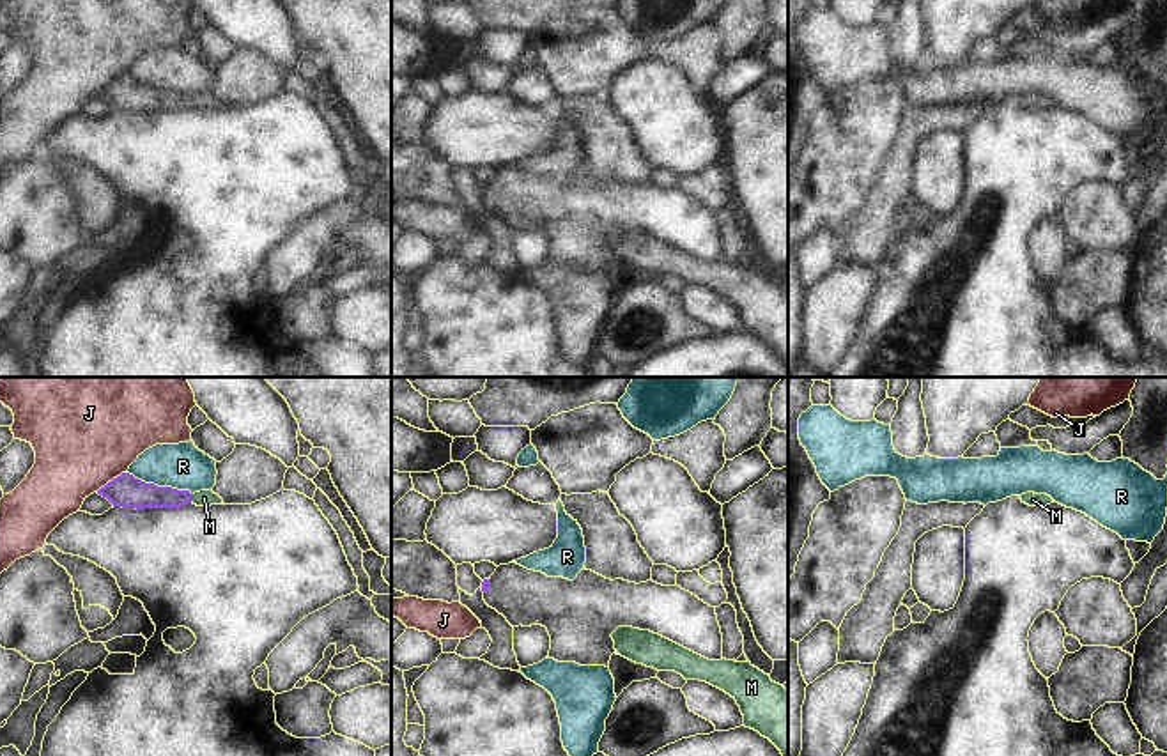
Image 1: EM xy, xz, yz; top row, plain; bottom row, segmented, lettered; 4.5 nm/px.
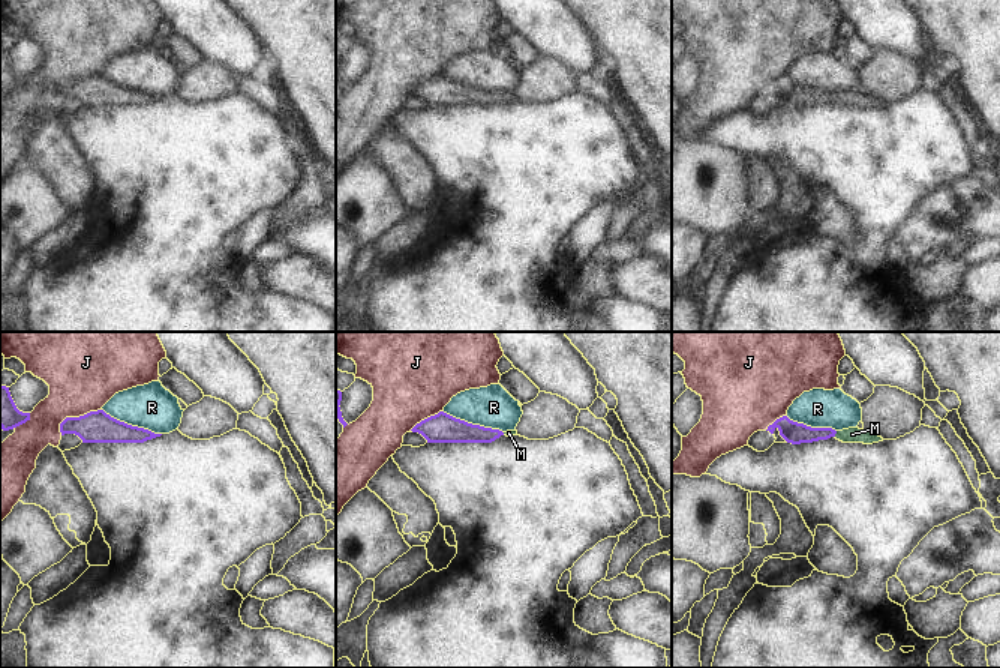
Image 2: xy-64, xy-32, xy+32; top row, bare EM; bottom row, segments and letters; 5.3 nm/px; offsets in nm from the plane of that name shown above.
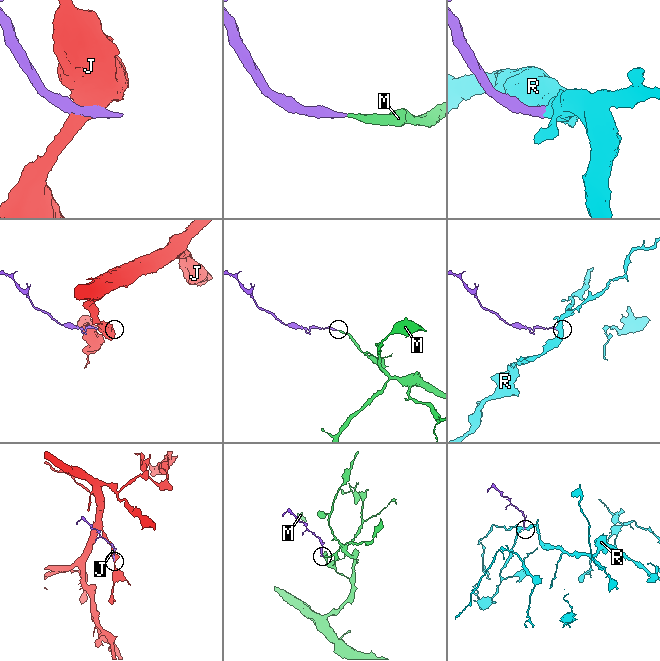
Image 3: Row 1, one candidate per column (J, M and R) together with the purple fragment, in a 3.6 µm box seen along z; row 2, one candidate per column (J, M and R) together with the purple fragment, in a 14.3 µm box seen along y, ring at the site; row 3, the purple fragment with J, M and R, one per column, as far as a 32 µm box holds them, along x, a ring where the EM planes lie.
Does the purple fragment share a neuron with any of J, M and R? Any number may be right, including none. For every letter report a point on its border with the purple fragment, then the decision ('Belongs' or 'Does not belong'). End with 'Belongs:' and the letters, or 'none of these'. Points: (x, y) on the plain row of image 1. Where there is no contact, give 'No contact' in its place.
J: Touches purple at xy (112, 84). Does not belong
M: Touches purple at xy (190, 101). Belongs
R: Touches purple at xy (160, 91). Does not belong
Belongs: M.

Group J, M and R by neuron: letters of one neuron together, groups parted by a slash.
J / M / R

